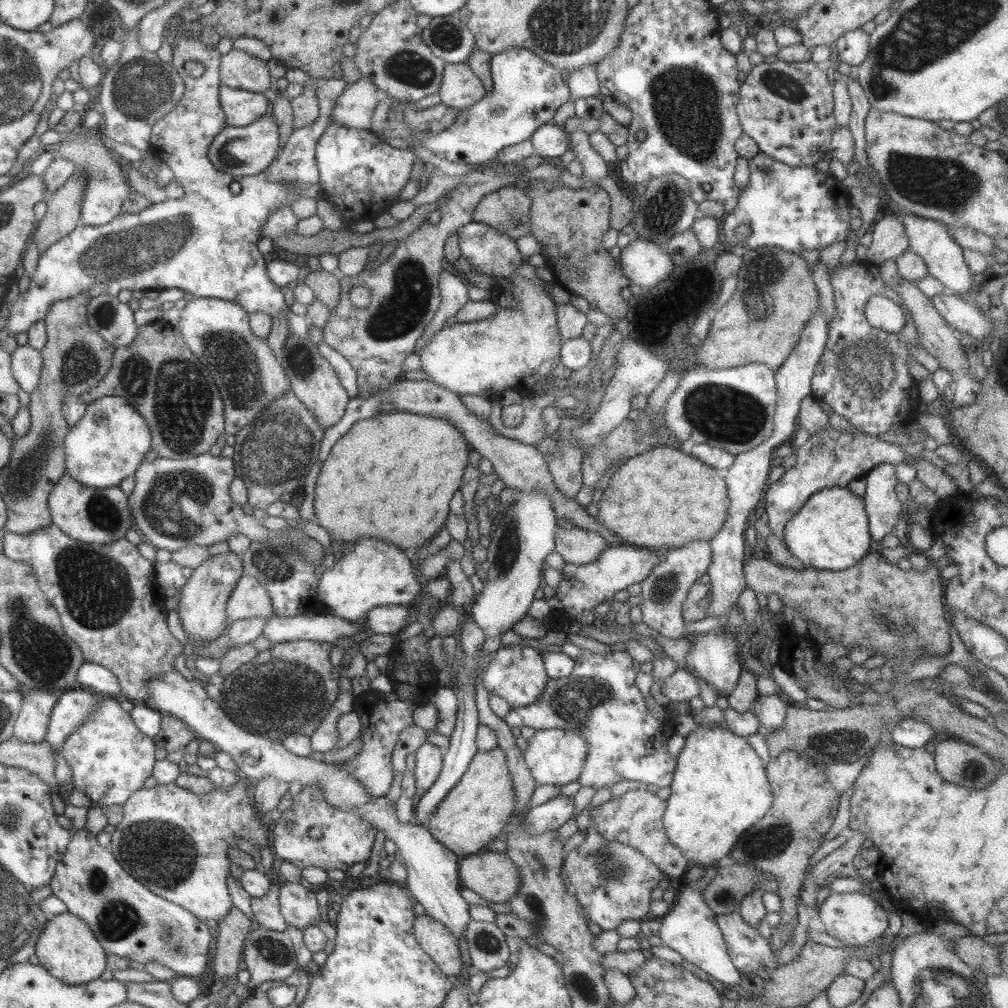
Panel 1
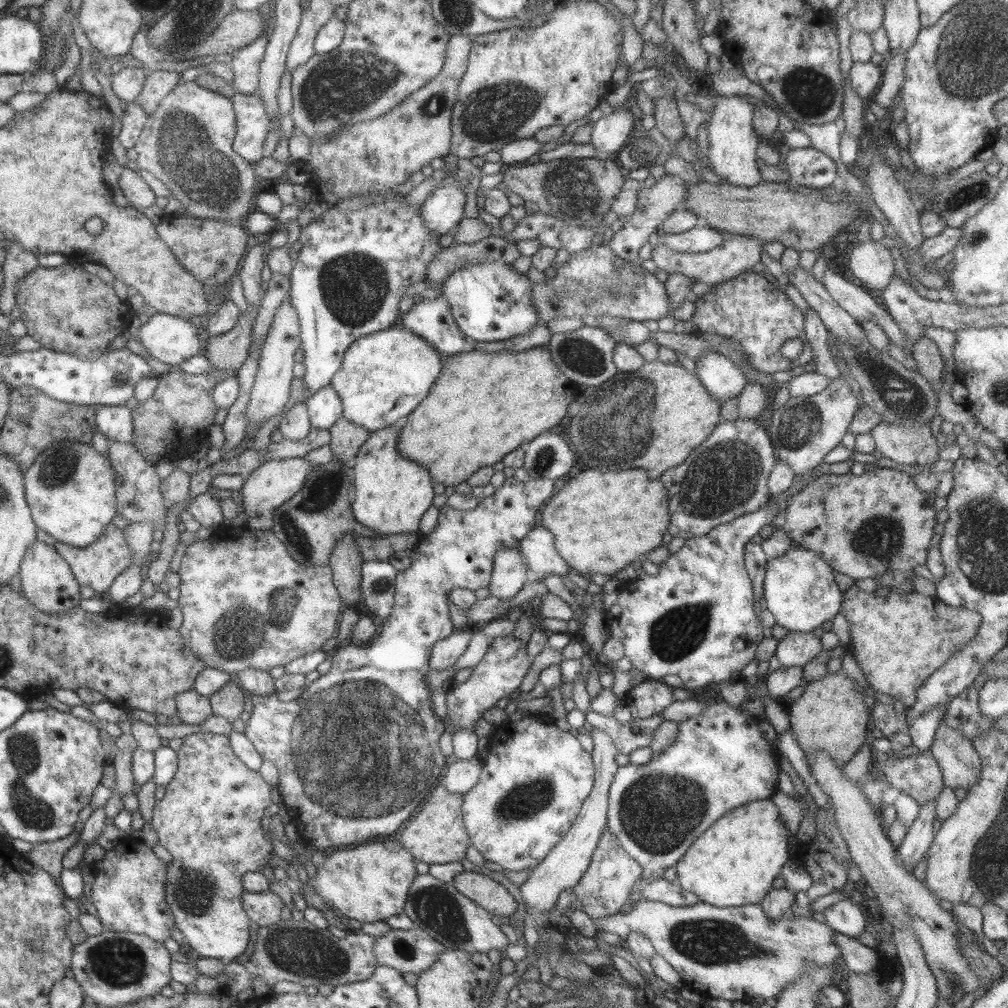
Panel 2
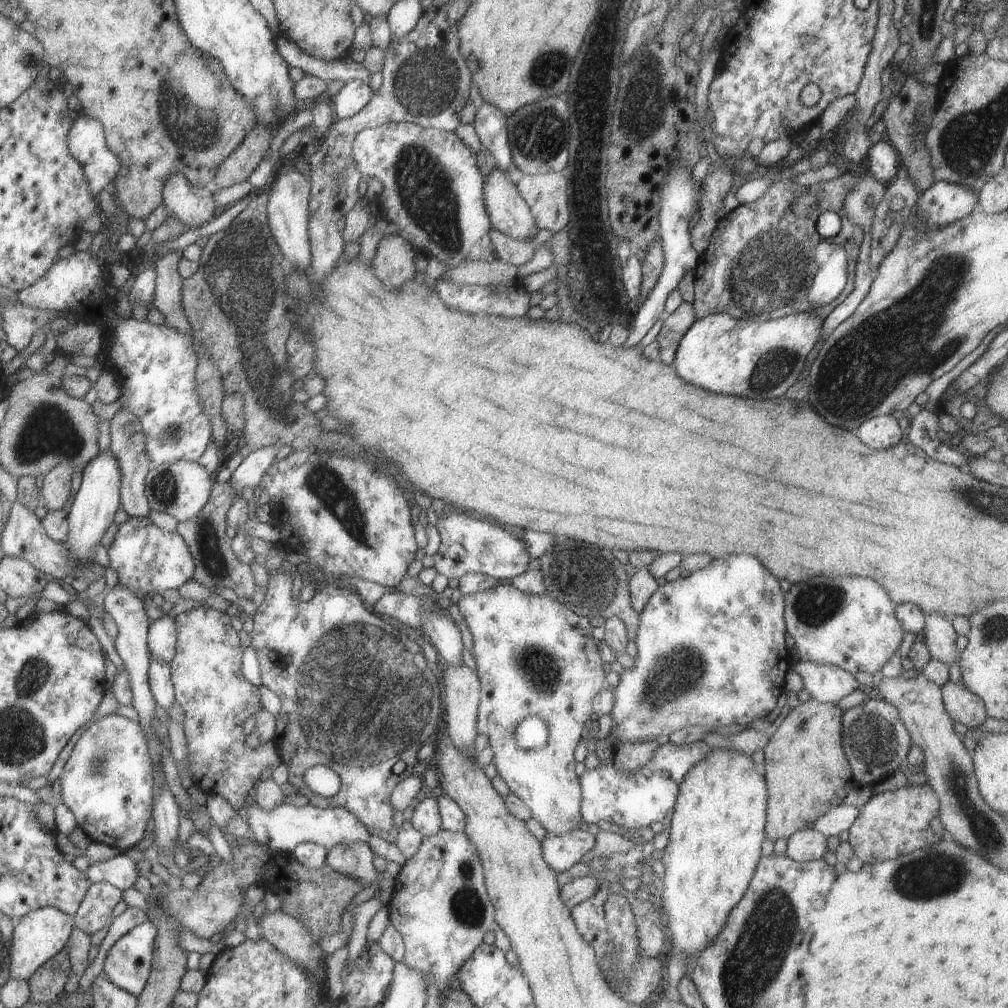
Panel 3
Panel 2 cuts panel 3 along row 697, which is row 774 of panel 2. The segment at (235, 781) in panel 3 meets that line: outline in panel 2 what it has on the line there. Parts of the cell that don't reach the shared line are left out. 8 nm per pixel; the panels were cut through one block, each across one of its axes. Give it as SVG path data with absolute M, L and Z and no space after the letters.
M197 731L197 733L191 733L182 737L183 743L175 754L177 754L177 770L170 780L170 783L164 787L164 795L161 799L158 799L152 808L152 818L150 824L157 834L158 844L166 849L173 860L166 866L166 884L164 885L165 903L171 910L172 918L174 919L174 927L183 935L183 943L188 944L190 948L195 950L199 956L205 958L215 958L215 960L221 960L223 964L235 962L235 958L240 954L243 954L243 950L250 940L252 934L248 917L242 908L241 898L243 895L243 888L241 878L245 872L260 872L261 867L270 867L271 848L269 842L263 837L261 829L261 817L266 806L271 804L271 784L266 783L261 775L257 771L249 770L233 752L230 747L228 736L221 734L214 734L209 731Z

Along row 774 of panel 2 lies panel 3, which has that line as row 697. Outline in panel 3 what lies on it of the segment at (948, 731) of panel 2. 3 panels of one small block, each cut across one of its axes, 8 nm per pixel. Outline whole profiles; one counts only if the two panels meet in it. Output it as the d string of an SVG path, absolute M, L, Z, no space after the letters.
M949 680L940 688L942 703L957 726L963 726L966 732L979 728L988 717L985 705L962 682L954 684Z

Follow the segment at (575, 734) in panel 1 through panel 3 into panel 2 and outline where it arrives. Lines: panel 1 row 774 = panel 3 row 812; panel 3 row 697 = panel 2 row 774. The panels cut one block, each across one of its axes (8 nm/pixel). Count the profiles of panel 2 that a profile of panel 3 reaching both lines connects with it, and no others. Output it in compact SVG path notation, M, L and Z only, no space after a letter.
M528 716L505 724L493 732L491 748L484 759L477 784L463 794L461 814L470 846L477 849L483 859L501 866L505 872L533 869L558 844L577 817L583 800L593 784L593 763L577 738L559 729L548 716Z

